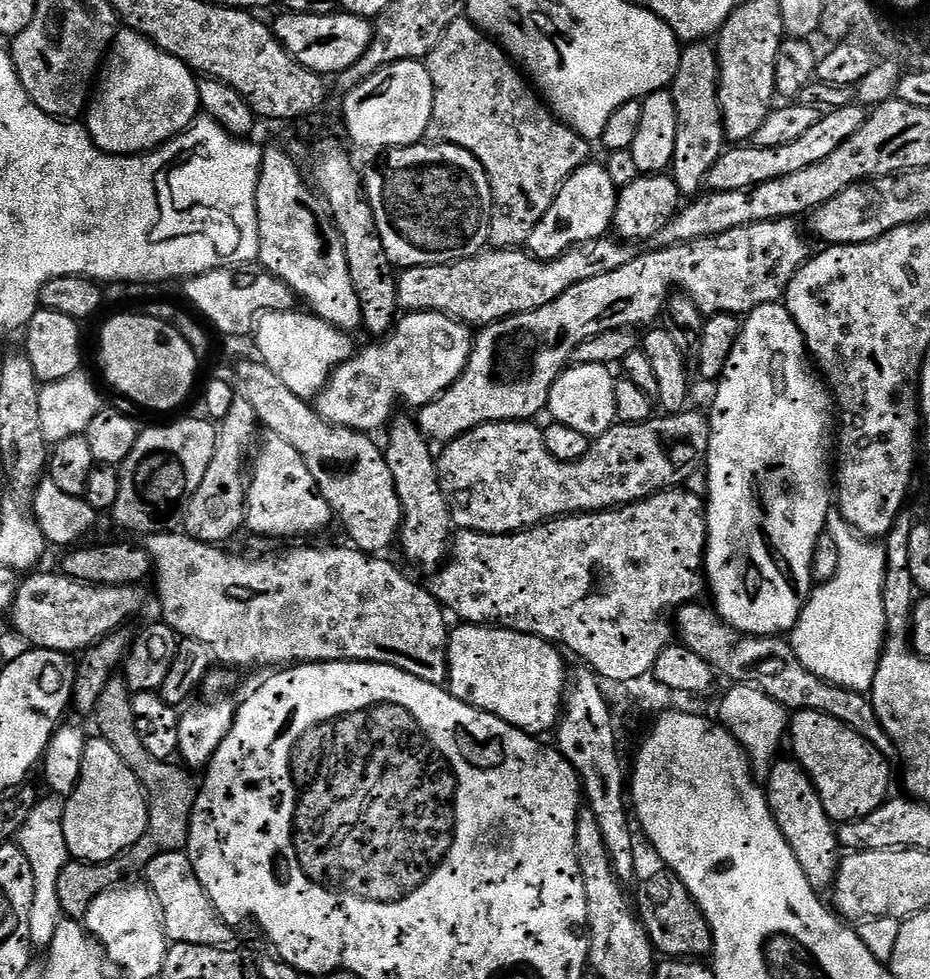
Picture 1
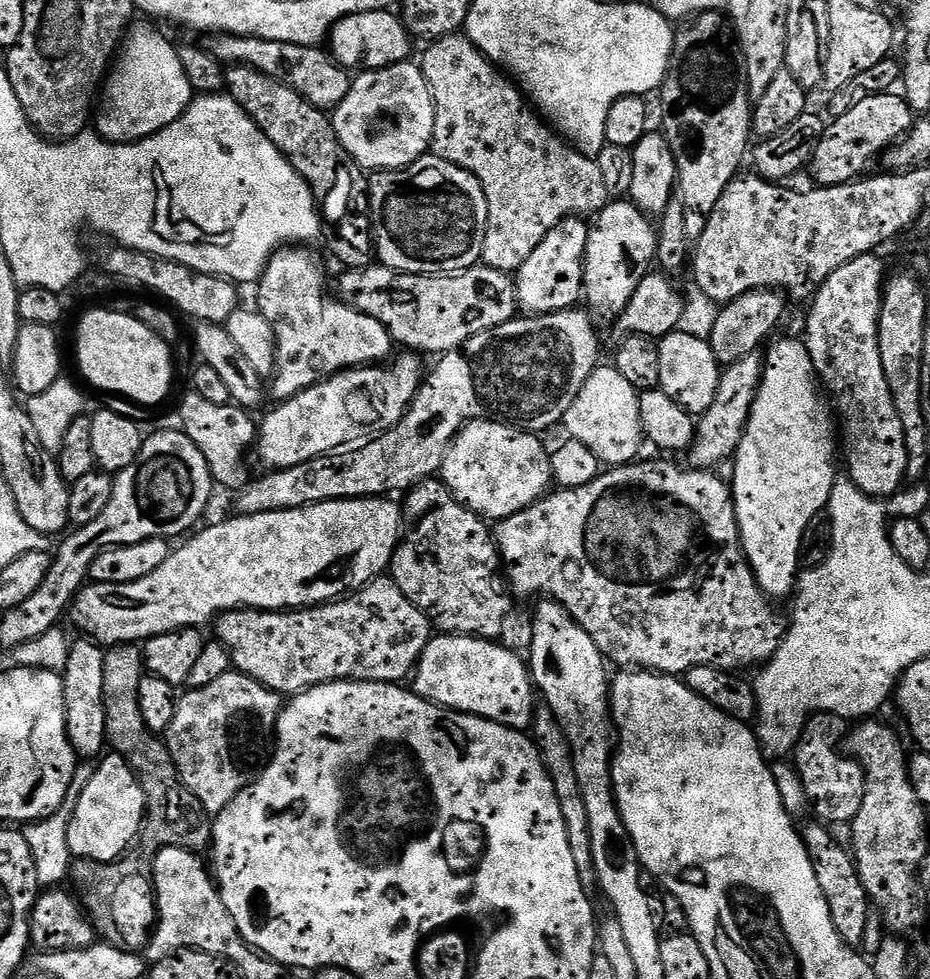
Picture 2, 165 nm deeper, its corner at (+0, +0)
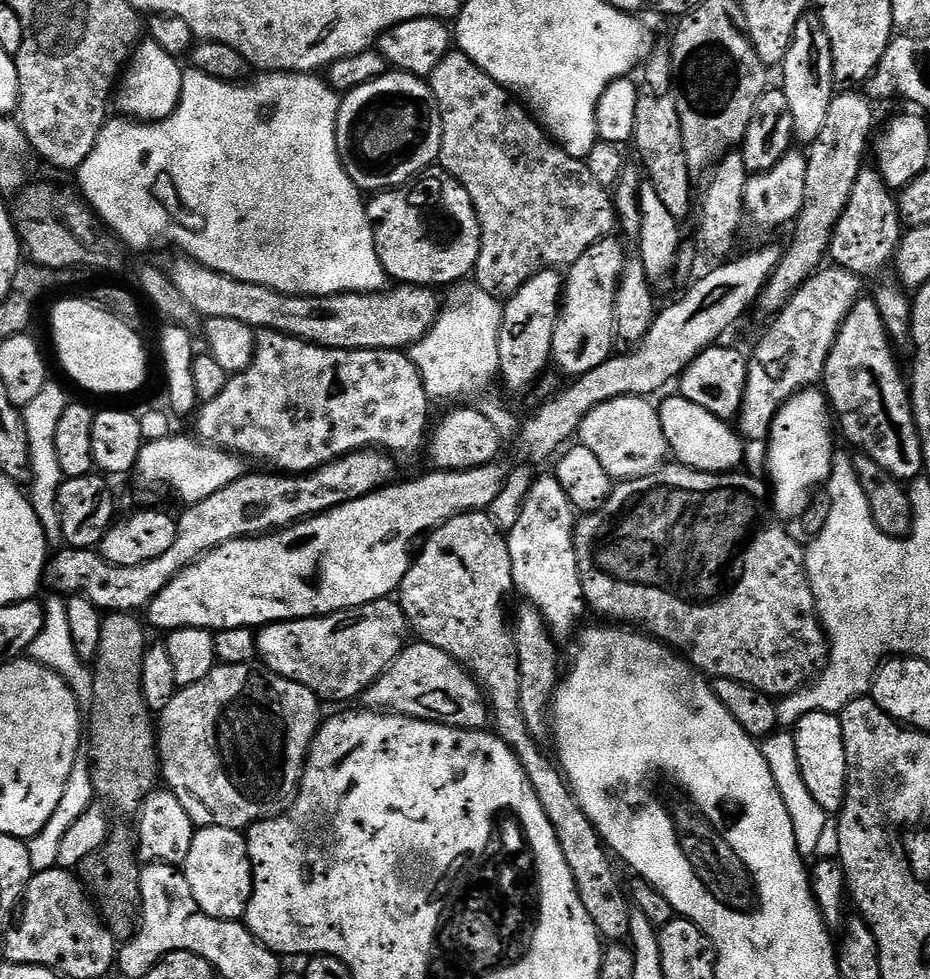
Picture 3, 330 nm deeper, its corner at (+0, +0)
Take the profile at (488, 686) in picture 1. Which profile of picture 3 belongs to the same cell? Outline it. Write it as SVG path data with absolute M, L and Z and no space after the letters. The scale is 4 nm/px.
M423 642L409 643L364 692L362 703L368 710L383 710L428 720L431 724L448 724L451 728L484 730L490 724L488 701L468 669L450 658L450 654Z

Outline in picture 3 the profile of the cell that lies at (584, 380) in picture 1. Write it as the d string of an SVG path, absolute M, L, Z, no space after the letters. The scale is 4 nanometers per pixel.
M619 396L590 410L580 424L579 443L602 462L602 470L606 470L613 481L649 476L665 463L669 455L668 443L657 405L652 403L642 396Z

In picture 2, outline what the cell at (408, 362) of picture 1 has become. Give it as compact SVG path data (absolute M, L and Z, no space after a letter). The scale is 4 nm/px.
M408 350L400 355L404 356L397 355L391 361L392 368L384 368L388 366L348 368L345 372L334 374L329 380L318 382L296 396L277 403L275 405L277 408L265 418L264 424L262 420L258 428L258 449L260 448L260 460L265 464L265 469L293 468L307 460L324 456L327 452L344 450L349 446L367 442L382 432L389 432L403 418L409 404L415 400L426 375L426 368L420 365L421 357L416 352Z

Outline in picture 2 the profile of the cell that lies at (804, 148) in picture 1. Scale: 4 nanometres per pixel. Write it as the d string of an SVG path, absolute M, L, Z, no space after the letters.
M891 90L862 97L850 110L846 110L846 114L842 114L842 118L832 120L825 127L822 142L818 142L818 150L814 150L812 155L810 173L816 179L813 181L825 188L851 184L863 177L871 169L868 167L875 160L877 163L896 141L904 139L913 123L912 107L904 101L903 95Z

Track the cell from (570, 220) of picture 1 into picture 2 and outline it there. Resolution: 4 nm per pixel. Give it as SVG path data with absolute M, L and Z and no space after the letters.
M569 218L554 226L554 230L550 230L550 234L546 234L546 238L538 242L538 250L534 250L534 254L530 254L526 262L522 262L520 271L514 276L521 313L529 316L554 314L577 307L581 303L584 290L584 255L589 231L589 225L583 219Z

